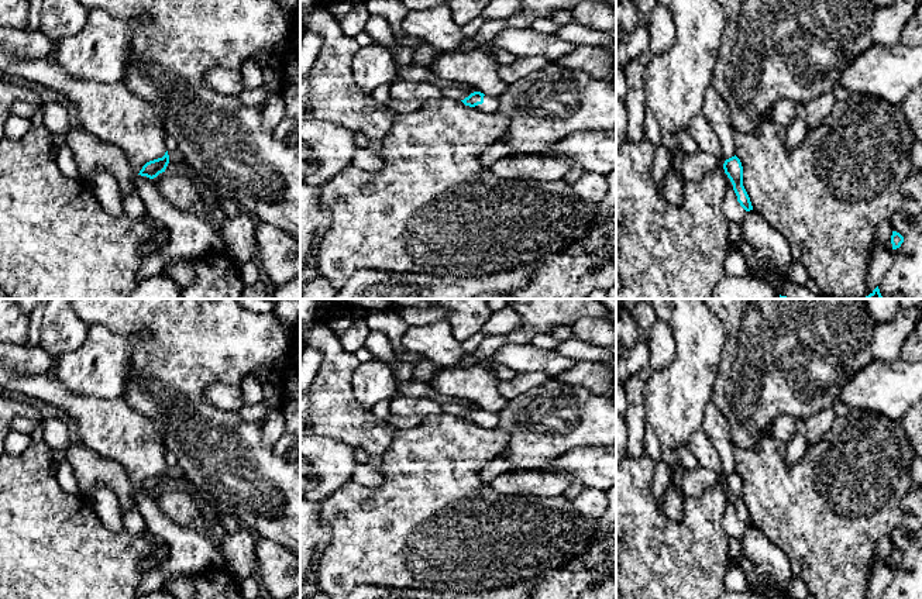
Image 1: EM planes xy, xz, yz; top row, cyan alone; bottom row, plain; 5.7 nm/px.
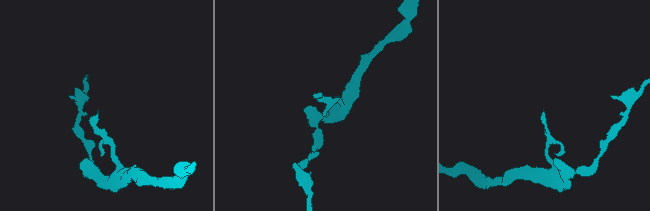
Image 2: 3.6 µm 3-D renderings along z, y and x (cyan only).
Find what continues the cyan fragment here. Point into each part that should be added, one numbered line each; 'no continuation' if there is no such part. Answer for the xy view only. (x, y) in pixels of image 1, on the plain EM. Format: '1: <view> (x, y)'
1: xy (171, 460)

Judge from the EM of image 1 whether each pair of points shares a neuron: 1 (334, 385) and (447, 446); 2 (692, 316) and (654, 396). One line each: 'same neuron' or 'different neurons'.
1: different neurons
2: same neuron

